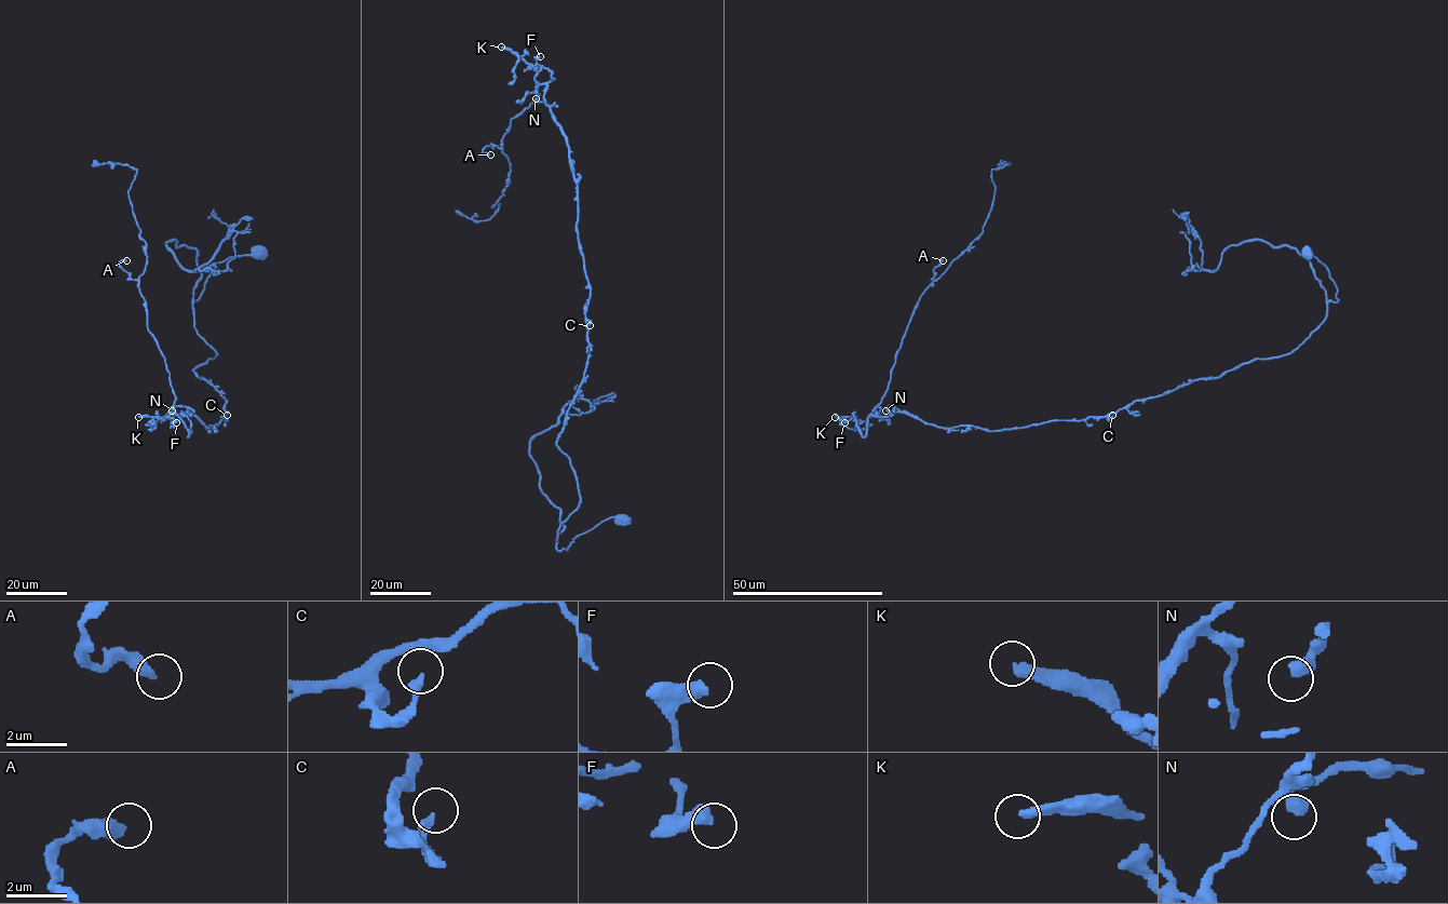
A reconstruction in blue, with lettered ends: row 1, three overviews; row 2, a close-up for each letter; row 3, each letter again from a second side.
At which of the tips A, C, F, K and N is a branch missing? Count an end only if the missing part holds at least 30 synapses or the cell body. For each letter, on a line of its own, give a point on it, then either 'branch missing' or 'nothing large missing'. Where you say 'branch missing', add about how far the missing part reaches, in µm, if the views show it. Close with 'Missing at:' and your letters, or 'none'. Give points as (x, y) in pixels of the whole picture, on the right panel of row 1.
A: (943, 260) | nothing large missing
C: (1112, 415) | nothing large missing
F: (844, 422) | nothing large missing
K: (835, 417) | branch missing | 70 µm
N: (885, 410) | nothing large missing
Missing at: K

